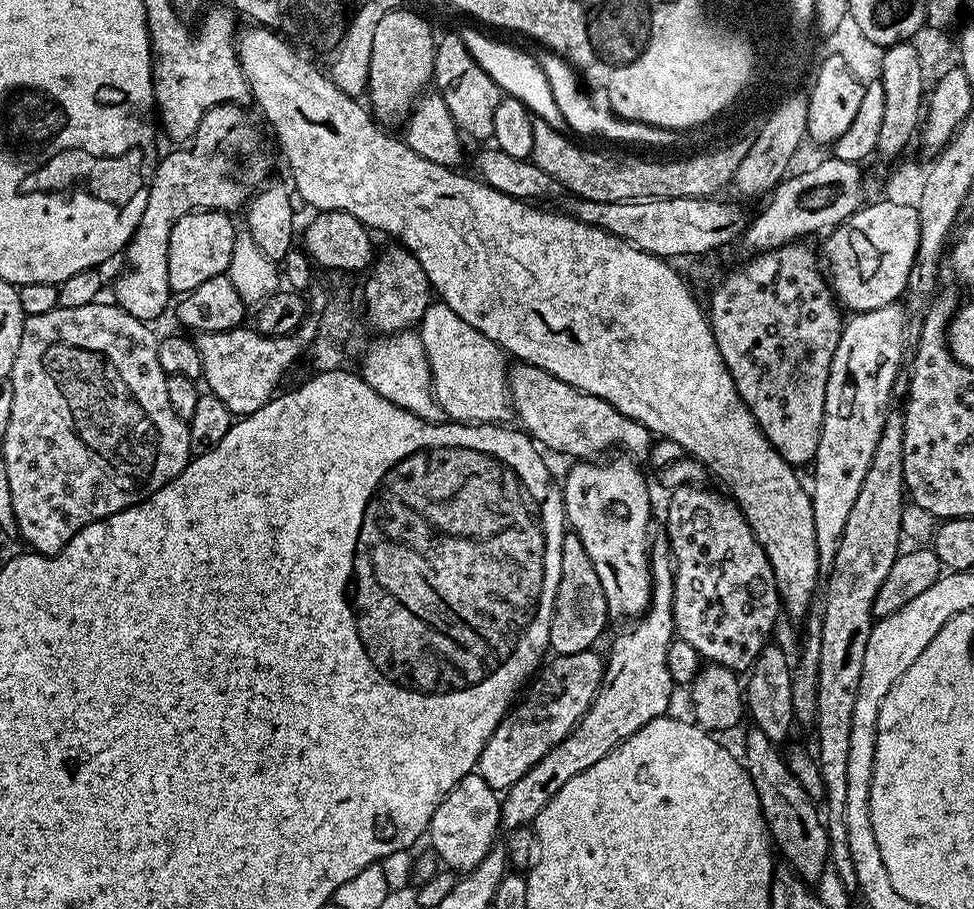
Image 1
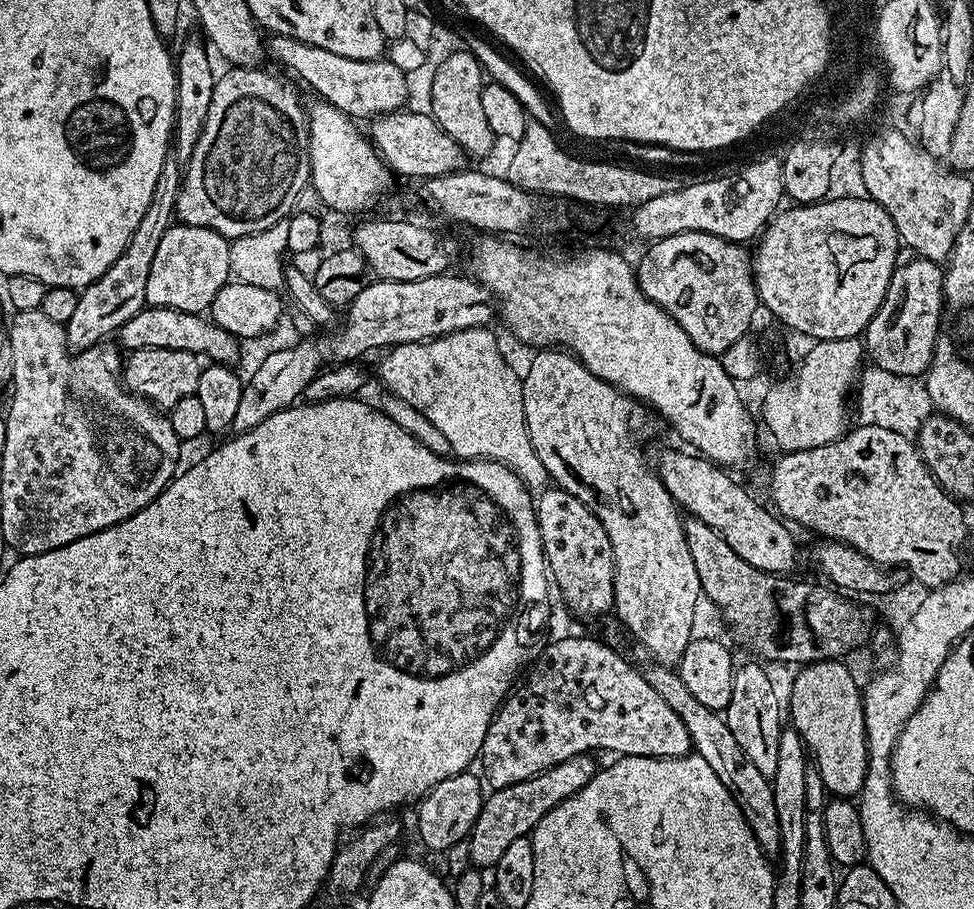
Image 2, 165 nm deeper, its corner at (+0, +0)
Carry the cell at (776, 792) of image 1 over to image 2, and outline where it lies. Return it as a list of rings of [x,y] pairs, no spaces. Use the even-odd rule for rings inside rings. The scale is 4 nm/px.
[[[763,663],[744,664],[732,673],[732,689],[730,702],[726,709],[726,719],[730,726],[730,734],[738,741],[738,746],[746,750],[746,758],[758,766],[762,775],[771,777],[778,766],[778,738],[782,721],[782,700],[776,697],[776,688],[768,677],[768,672]]]

